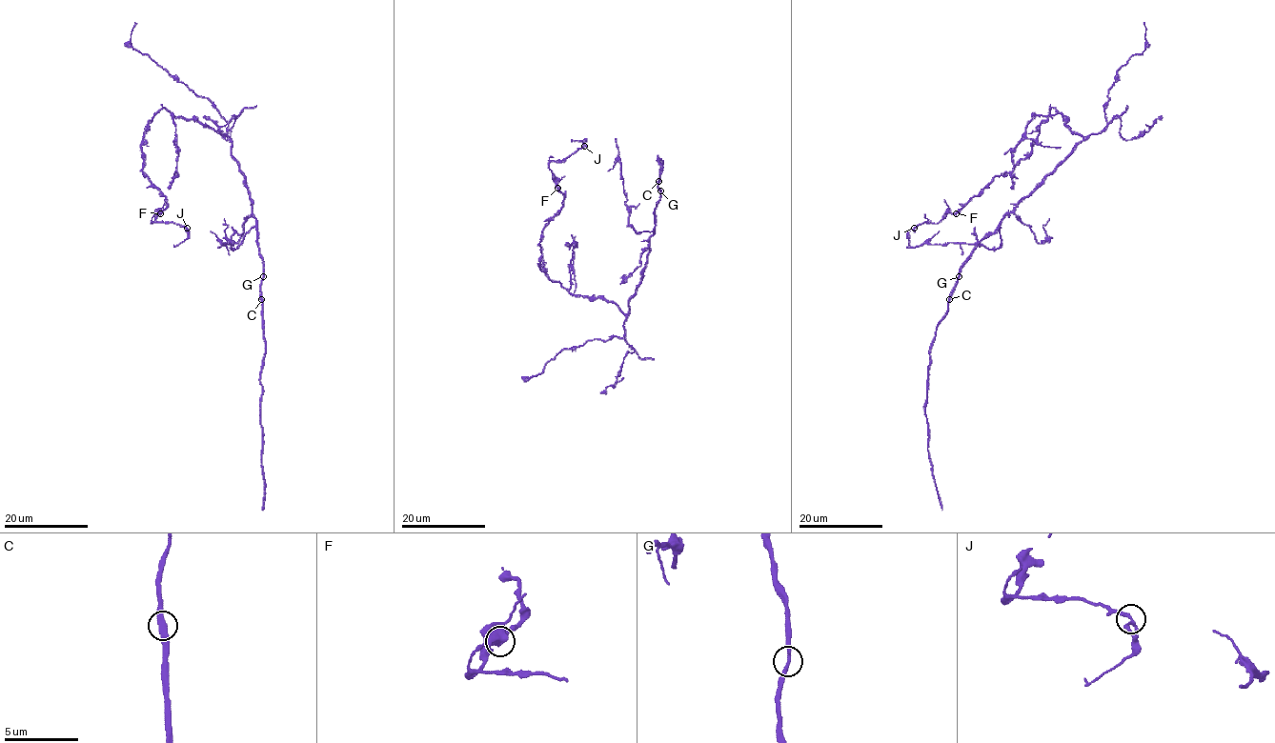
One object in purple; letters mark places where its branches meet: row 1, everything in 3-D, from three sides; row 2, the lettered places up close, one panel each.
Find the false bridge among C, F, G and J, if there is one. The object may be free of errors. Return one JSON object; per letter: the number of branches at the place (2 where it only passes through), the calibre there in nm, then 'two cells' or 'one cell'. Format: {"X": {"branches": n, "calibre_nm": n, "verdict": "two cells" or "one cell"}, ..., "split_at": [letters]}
{"C": {"branches": 2, "calibre_nm": 320, "verdict": "one cell"}, "F": {"branches": 2, "calibre_nm": 360, "verdict": "one cell"}, "G": {"branches": 2, "calibre_nm": 260, "verdict": "one cell"}, "J": {"branches": 2, "calibre_nm": 260, "verdict": "one cell"}, "split_at": []}

